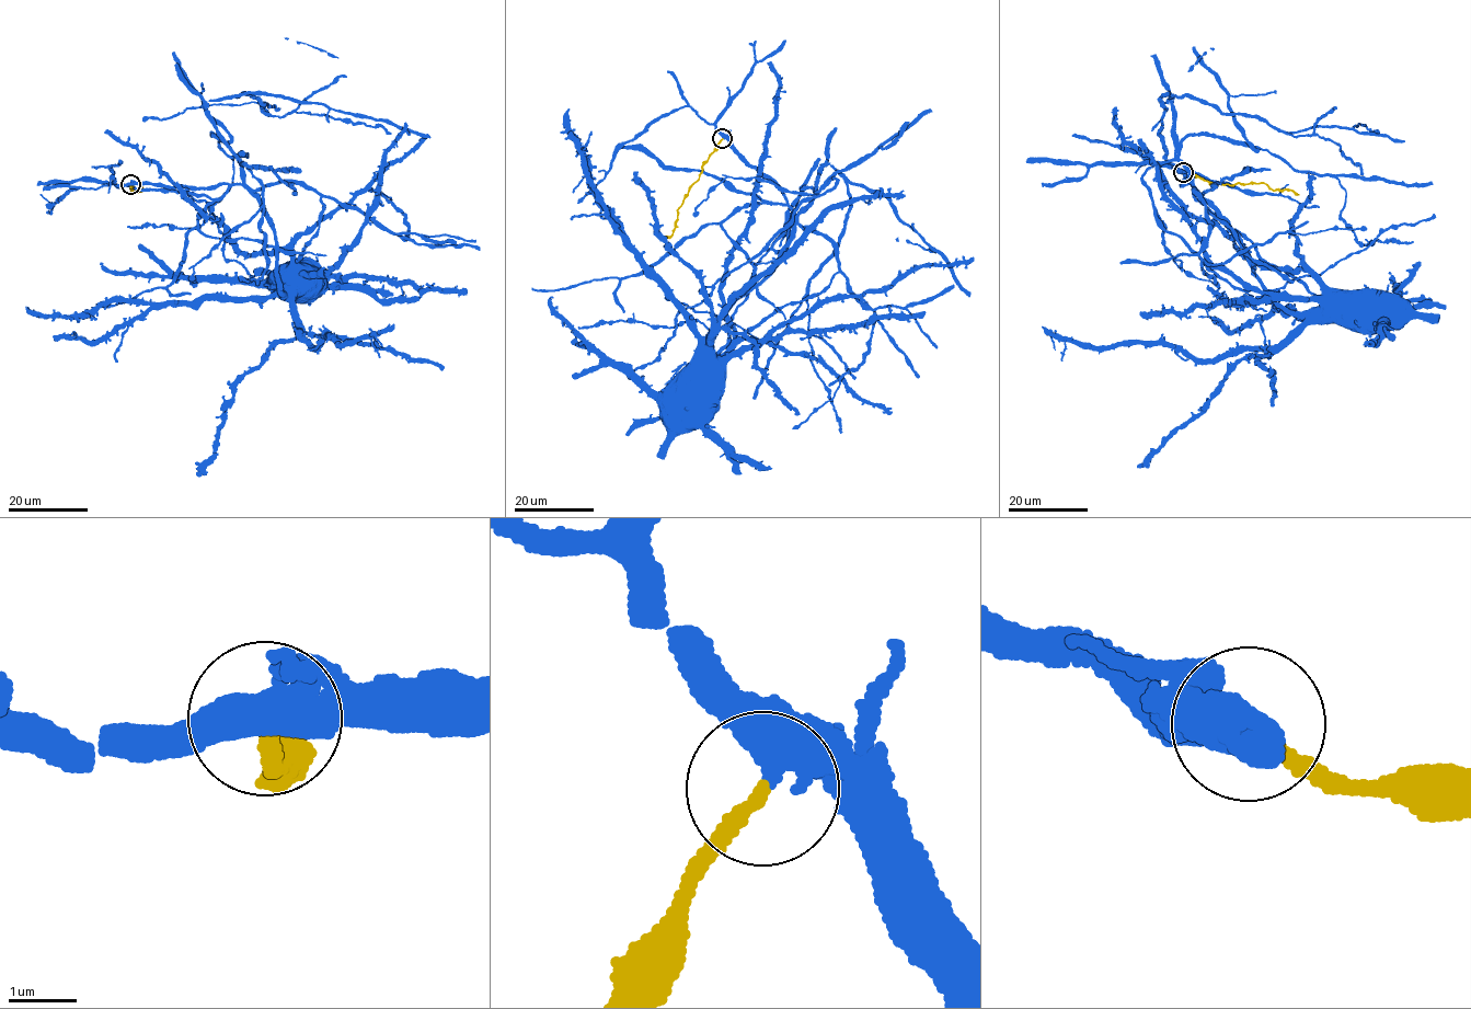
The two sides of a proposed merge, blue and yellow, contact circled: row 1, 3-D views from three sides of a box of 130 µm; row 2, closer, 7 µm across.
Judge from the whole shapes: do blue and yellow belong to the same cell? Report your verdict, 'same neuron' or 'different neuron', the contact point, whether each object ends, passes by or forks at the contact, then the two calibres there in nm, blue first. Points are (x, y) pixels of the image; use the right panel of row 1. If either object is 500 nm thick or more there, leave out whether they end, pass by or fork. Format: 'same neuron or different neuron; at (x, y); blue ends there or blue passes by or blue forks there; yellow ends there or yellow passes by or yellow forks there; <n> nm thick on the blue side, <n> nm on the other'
different neuron; at (1183, 172); 550 nm thick on the blue side, 220 nm on the other

